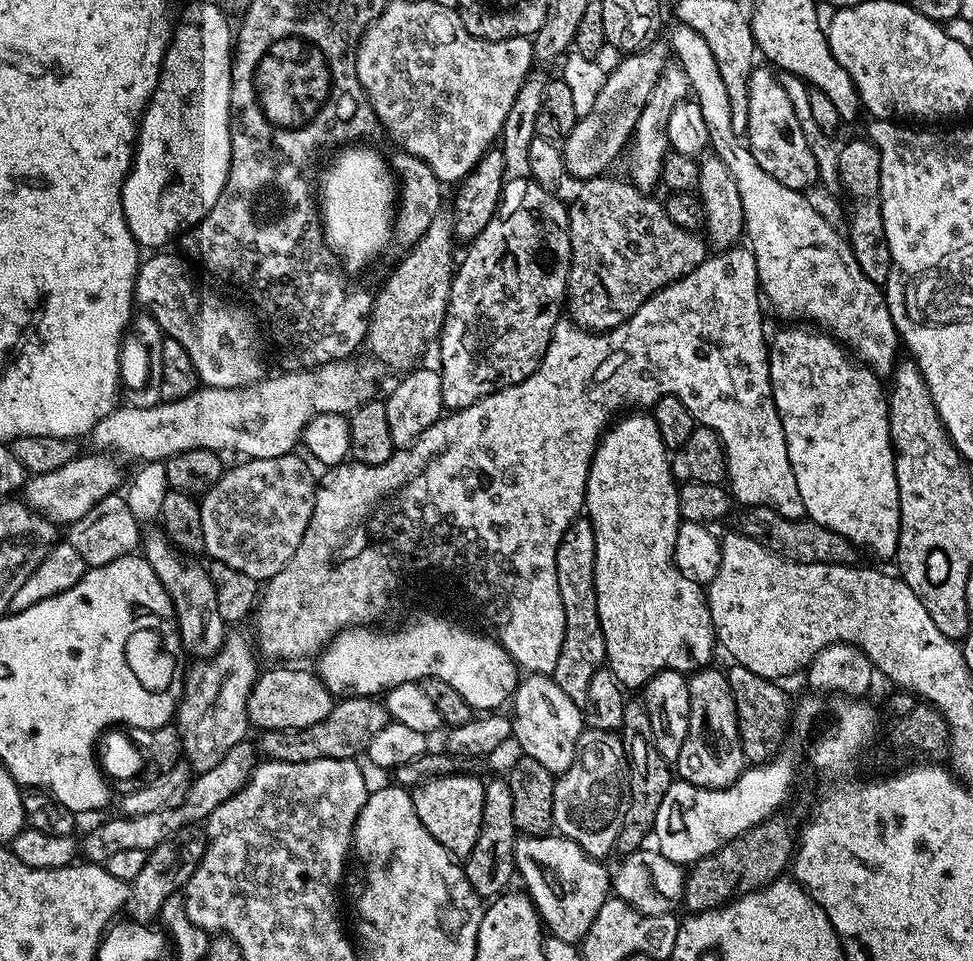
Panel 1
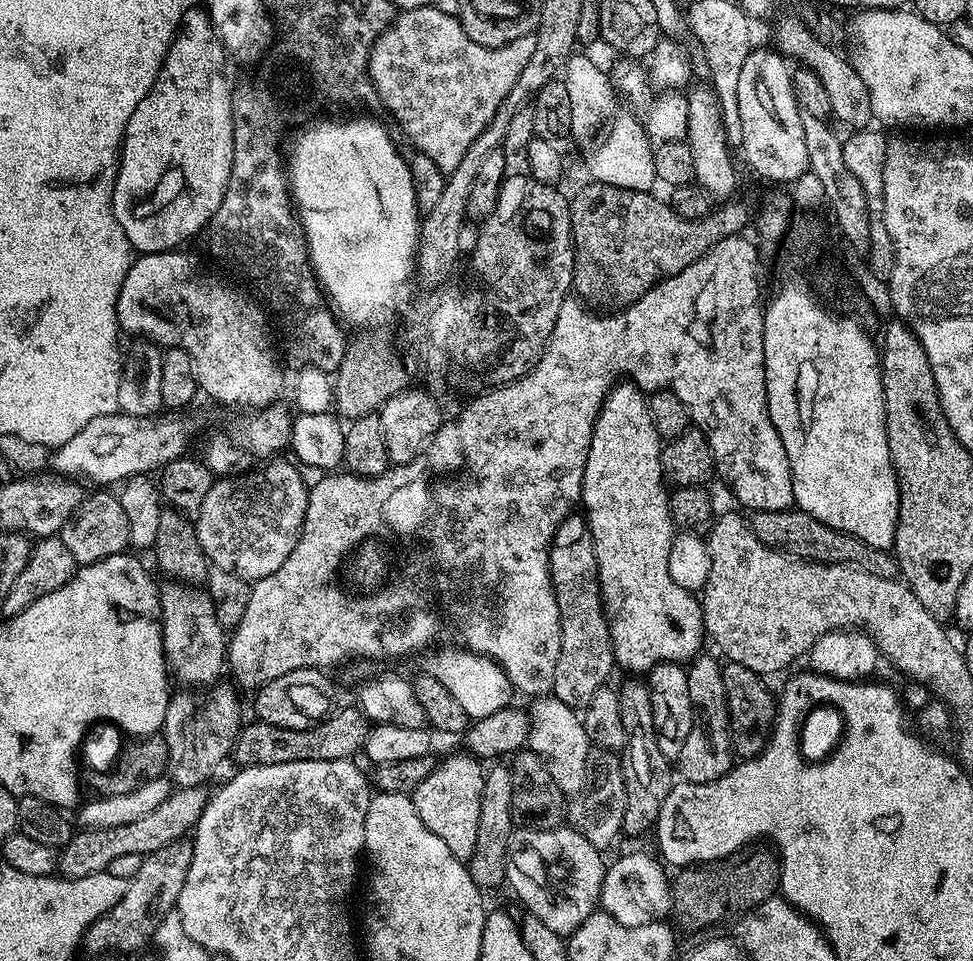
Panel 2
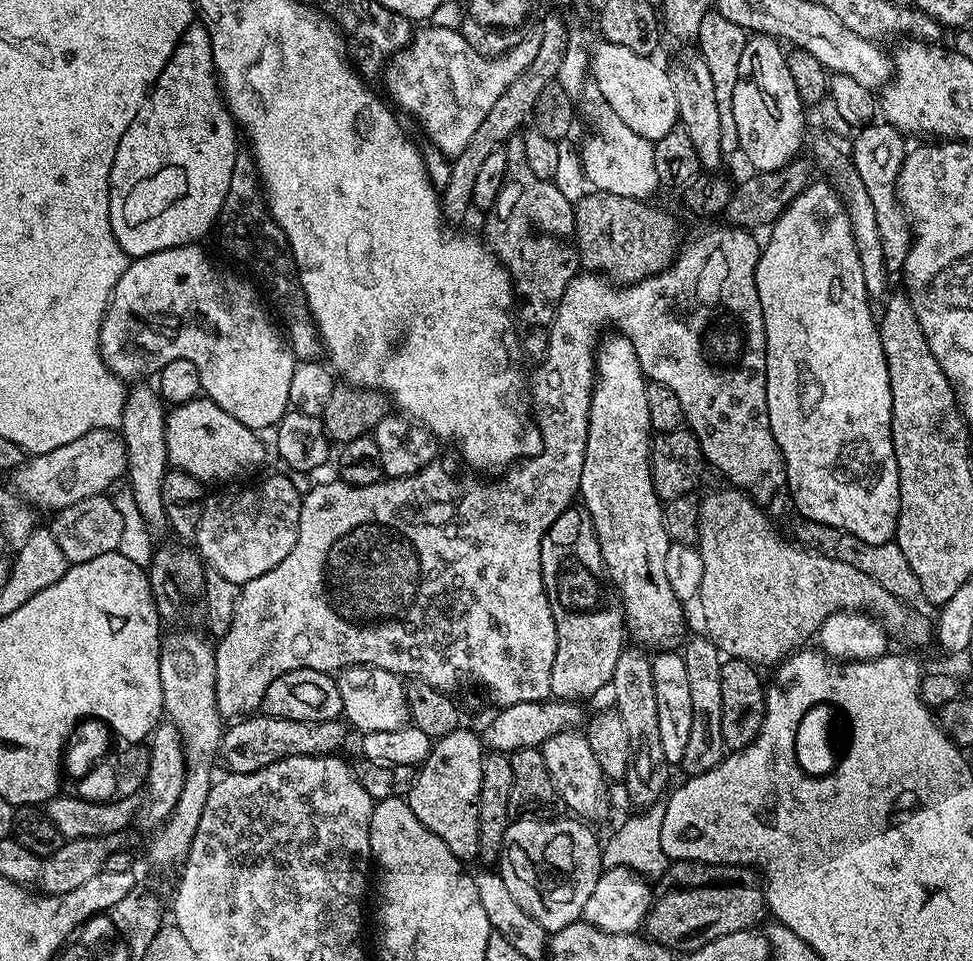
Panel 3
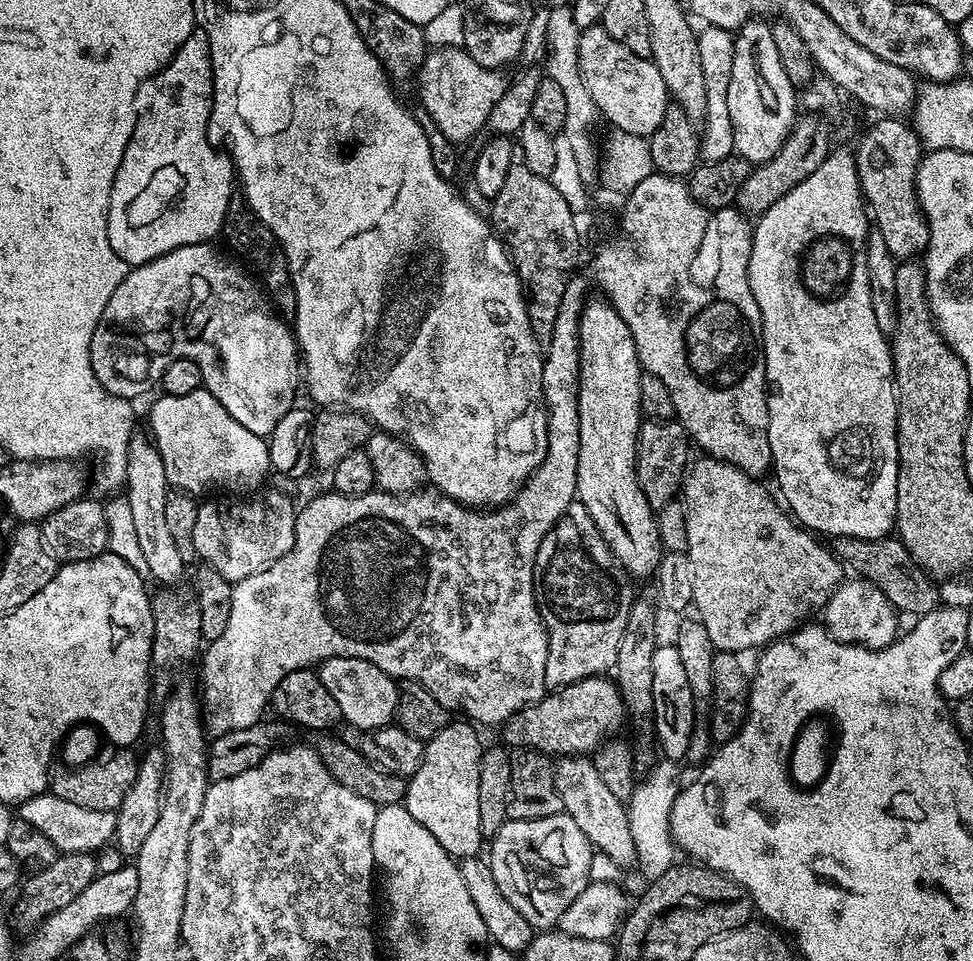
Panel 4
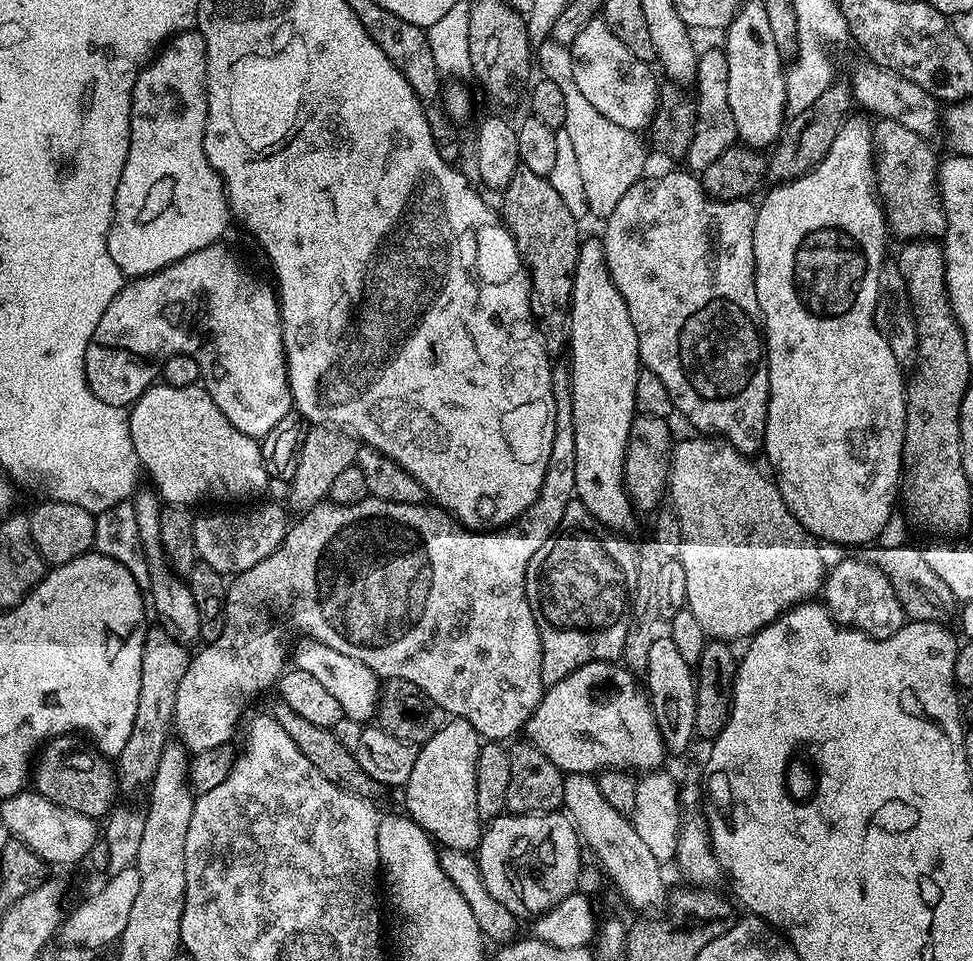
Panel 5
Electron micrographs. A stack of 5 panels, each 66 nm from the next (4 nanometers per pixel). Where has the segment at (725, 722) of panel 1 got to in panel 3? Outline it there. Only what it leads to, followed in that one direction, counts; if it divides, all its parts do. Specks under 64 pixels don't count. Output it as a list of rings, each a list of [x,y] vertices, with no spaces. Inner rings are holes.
[[[689,635],[683,641],[684,648],[682,647],[690,686],[690,702],[694,706],[694,719],[690,722],[690,739],[686,741],[686,754],[682,765],[683,771],[686,770],[688,776],[709,772],[711,768],[718,766],[726,755],[722,742],[722,680],[720,678],[722,653],[707,635],[699,635],[692,637]]]

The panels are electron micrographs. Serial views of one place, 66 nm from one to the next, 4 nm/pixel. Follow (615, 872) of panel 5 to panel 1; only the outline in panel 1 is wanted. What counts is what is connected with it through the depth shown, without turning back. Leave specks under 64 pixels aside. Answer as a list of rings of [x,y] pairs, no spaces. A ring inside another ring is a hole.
[[[528,674],[517,683],[511,708],[512,734],[514,744],[521,748],[519,751],[534,758],[534,762],[542,762],[542,766],[553,774],[565,772],[574,762],[578,738],[586,727],[581,705],[570,702],[562,686],[558,686],[551,675]]]

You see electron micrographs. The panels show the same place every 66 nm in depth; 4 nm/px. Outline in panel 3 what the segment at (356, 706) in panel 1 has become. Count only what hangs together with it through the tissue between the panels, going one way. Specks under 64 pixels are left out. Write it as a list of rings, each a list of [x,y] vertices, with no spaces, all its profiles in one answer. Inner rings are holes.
[[[249,714],[223,729],[220,737],[219,759],[229,773],[241,776],[262,770],[274,762],[295,756],[331,756],[339,753],[349,729],[343,719],[322,722],[294,722],[290,718],[274,718],[263,714]]]

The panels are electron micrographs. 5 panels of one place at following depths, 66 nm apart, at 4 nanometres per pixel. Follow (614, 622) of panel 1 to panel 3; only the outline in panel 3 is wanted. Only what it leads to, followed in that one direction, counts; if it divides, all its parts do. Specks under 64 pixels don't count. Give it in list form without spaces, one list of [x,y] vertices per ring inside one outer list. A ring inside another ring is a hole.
[[[611,335],[599,341],[594,353],[596,371],[592,382],[579,499],[583,507],[588,509],[594,522],[604,565],[608,568],[611,583],[623,603],[627,635],[631,639],[633,636],[636,639],[633,641],[645,649],[668,650],[675,645],[672,643],[676,639],[679,641],[685,635],[685,605],[670,590],[670,582],[666,579],[666,550],[670,541],[664,525],[664,504],[654,490],[650,474],[653,433],[650,426],[650,410],[646,407],[648,384],[638,362],[638,354],[634,354],[634,346],[624,336]]]

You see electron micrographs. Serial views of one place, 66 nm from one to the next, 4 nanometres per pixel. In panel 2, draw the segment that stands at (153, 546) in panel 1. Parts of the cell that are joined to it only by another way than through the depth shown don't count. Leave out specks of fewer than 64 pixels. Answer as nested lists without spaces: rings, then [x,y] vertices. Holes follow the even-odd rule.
[[[164,582],[159,585],[160,614],[162,617],[162,631],[164,633],[164,658],[173,677],[176,676],[184,684],[208,684],[212,686],[221,679],[220,671],[226,668],[226,653],[228,640],[226,629],[218,622],[214,614],[214,602],[203,587],[193,586],[183,582]]]

